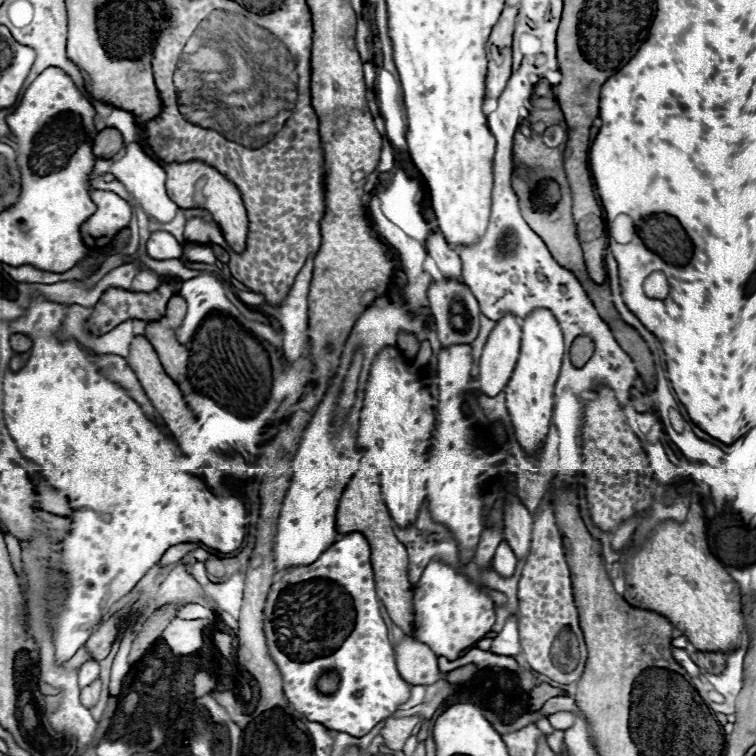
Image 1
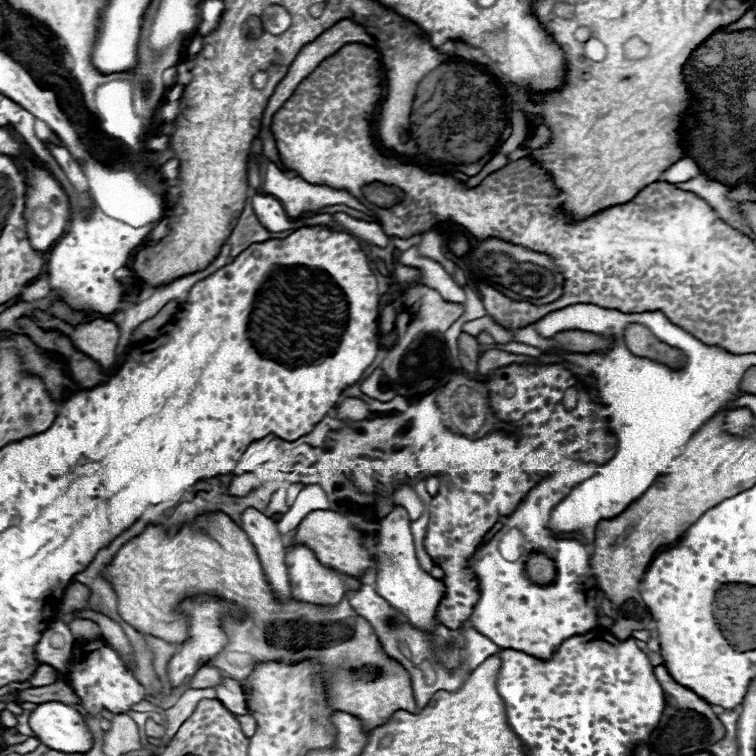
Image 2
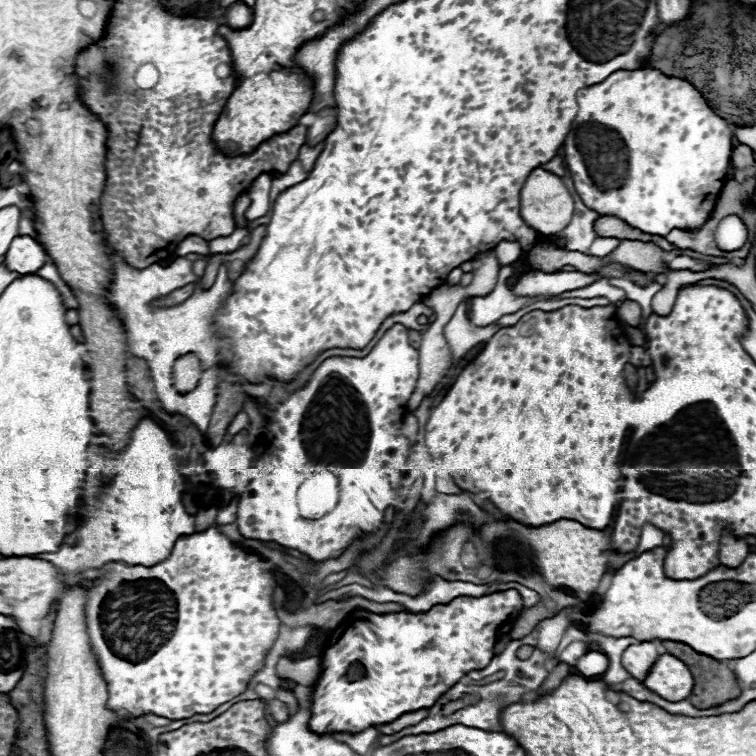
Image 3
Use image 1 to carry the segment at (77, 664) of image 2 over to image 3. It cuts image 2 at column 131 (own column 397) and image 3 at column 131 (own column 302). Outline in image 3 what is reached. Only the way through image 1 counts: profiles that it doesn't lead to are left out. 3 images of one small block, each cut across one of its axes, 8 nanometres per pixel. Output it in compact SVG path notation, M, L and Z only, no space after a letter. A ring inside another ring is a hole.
M214 522L204 532L180 536L172 554L168 556L168 560L162 560L156 566L144 568L144 566L128 566L122 562L108 562L102 568L94 570L94 578L82 578L84 584L90 588L86 610L84 610L86 612L86 630L88 630L88 638L90 638L94 654L96 654L96 660L100 664L102 676L106 680L106 688L108 688L106 708L126 710L136 718L144 716L144 714L156 714L156 716L170 718L170 720L182 720L182 718L190 718L194 714L210 714L220 704L242 694L248 688L248 682L252 680L252 676L264 666L266 654L270 652L272 644L276 642L278 630L280 630L280 620L278 620L274 604L272 604L276 580L274 580L270 566L264 566L264 564L268 564L268 562L262 560L258 554L244 552L226 534L222 534L220 526Z

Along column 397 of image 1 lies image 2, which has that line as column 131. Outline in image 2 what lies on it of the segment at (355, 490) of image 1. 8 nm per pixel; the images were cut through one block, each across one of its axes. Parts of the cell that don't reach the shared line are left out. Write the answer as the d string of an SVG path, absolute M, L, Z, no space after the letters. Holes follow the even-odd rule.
M210 512L210 514L198 516L194 520L194 524L184 524L174 536L166 534L160 526L154 526L154 524L146 526L146 530L142 534L134 536L126 544L122 544L122 548L116 552L114 560L104 568L104 578L116 590L120 618L126 620L128 624L132 624L134 628L154 634L154 636L160 636L168 642L184 642L186 640L186 632L188 632L186 616L174 612L176 604L186 594L216 594L224 600L236 602L242 610L248 612L248 618L244 622L230 622L230 620L224 622L230 640L228 640L226 648L216 658L212 658L208 662L208 666L220 668L226 676L230 676L234 680L244 680L252 672L254 662L260 662L260 660L296 662L304 656L316 656L328 666L338 666L338 672L330 676L332 706L336 710L342 710L342 712L362 718L366 728L376 728L376 726L388 722L388 718L392 718L392 714L396 710L406 710L412 714L418 712L408 672L398 662L390 660L382 652L382 646L380 646L372 626L350 608L348 600L342 600L336 608L320 608L320 606L296 602L296 600L290 600L288 604L280 606L274 600L270 584L266 582L264 570L260 566L260 560L258 560L258 554L256 554L252 542L244 534L244 530L238 524L234 524L224 512ZM256 630L260 630L258 636L254 634ZM362 668L374 668L376 674L368 676L366 672L360 672Z

